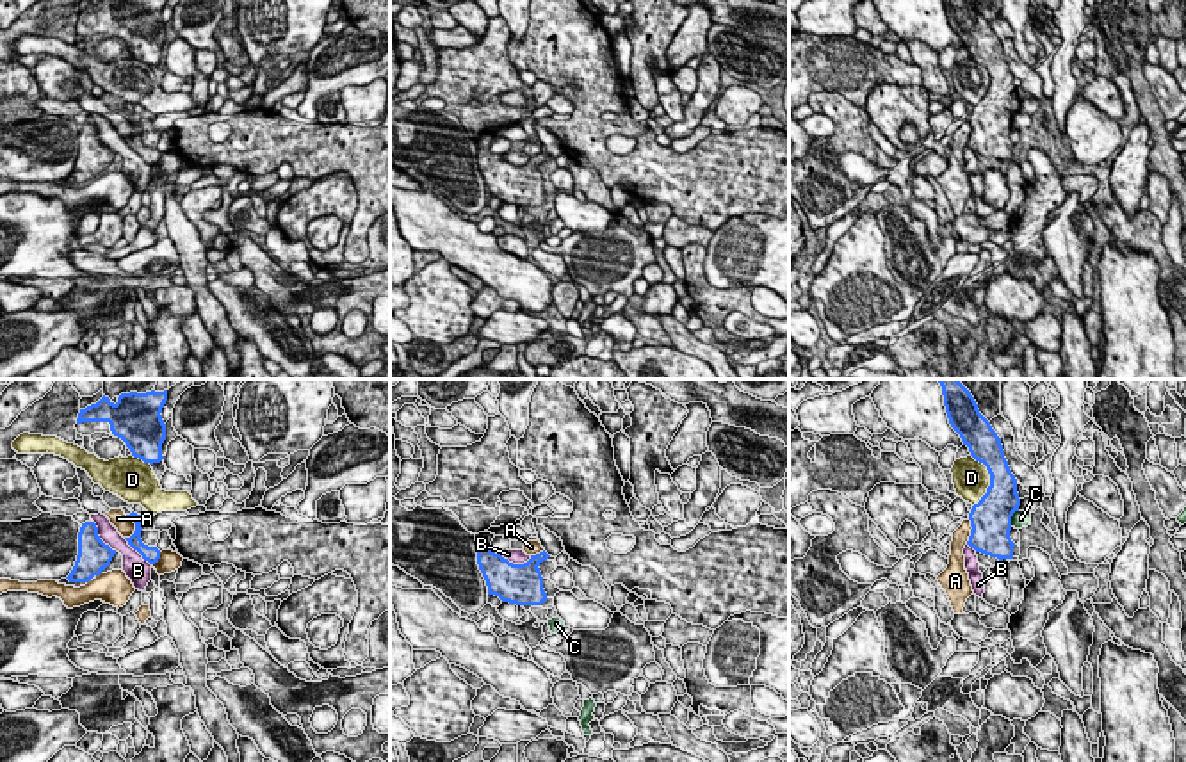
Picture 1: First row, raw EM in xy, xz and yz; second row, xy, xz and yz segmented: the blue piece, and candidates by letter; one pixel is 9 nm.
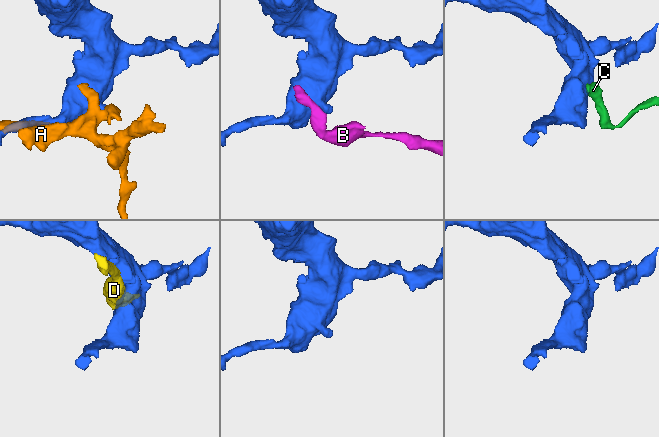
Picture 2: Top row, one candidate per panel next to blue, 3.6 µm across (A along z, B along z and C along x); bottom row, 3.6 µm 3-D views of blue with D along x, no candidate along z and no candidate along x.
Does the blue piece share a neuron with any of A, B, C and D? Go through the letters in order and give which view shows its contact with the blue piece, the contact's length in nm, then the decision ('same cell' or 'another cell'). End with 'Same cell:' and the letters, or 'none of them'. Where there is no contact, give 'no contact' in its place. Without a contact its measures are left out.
A: meets blue in xy; contact 220 nm long; another cell
B: meets blue in xy; contact 360 nm long; another cell
C: meets blue in yz; contact 170 nm long; another cell
D: meets blue in yz; contact 480 nm long; another cell
Same cell: none of them

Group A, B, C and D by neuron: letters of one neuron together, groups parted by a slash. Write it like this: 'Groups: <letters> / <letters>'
Groups: A / B / C / D

